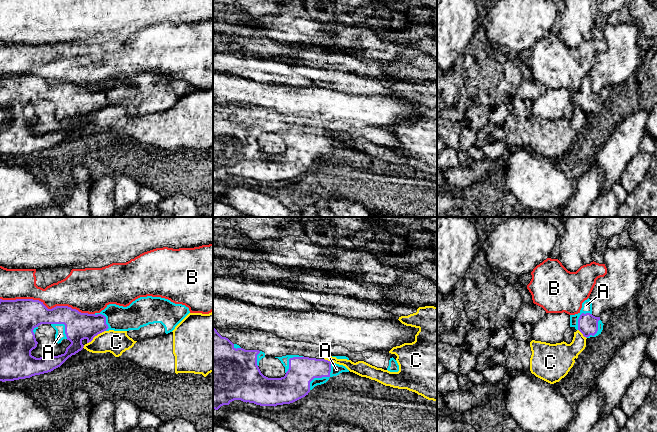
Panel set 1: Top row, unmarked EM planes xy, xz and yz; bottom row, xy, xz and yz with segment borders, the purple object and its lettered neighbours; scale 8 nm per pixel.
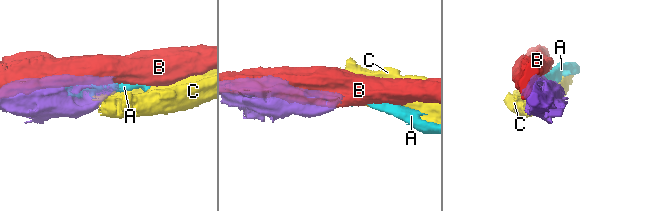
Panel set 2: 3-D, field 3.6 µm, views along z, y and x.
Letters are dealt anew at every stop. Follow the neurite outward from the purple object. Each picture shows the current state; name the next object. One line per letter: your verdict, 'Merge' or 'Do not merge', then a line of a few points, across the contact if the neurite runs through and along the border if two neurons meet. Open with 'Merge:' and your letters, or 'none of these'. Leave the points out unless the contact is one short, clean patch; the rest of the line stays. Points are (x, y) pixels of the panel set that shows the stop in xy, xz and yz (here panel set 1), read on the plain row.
Merge: A
A: Merge
B: Do not merge
C: Do not merge. Line: xy (105, 106), (98, 109), (87, 119)

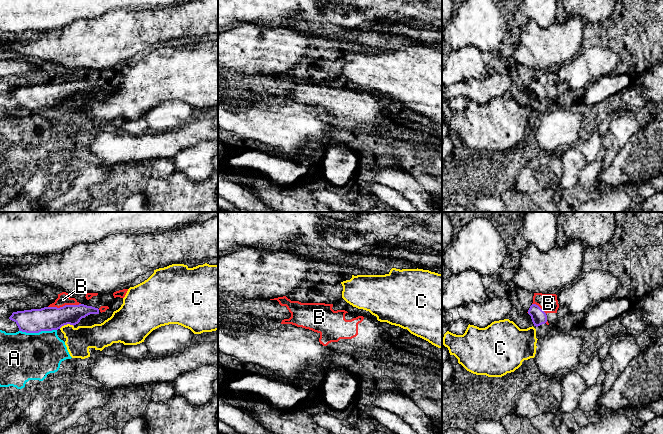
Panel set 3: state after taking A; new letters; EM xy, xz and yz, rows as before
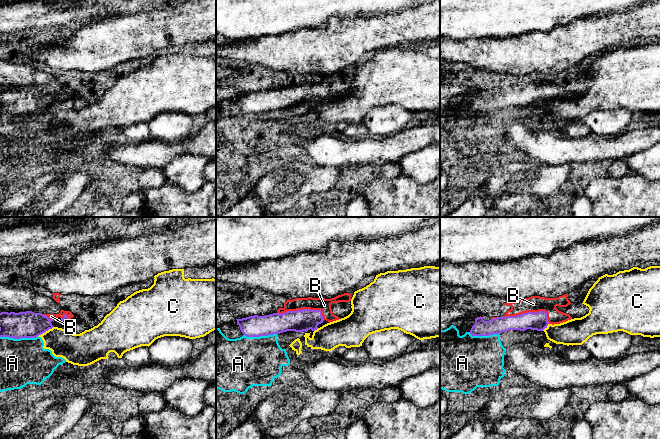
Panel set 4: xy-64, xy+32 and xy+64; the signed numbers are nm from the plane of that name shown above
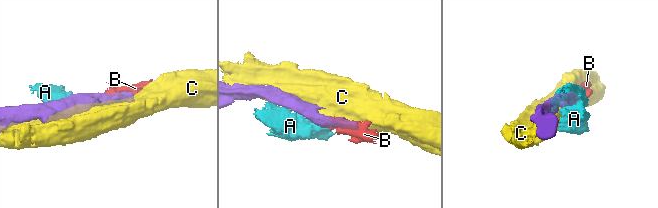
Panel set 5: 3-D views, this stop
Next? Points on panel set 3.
Merge: B
A: Do not merge
B: Merge
C: Do not merge

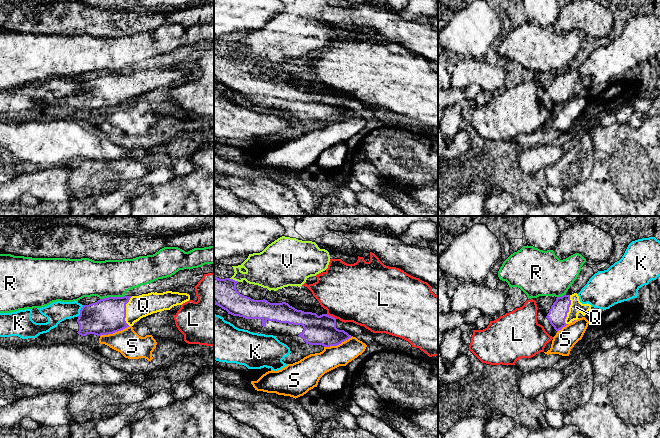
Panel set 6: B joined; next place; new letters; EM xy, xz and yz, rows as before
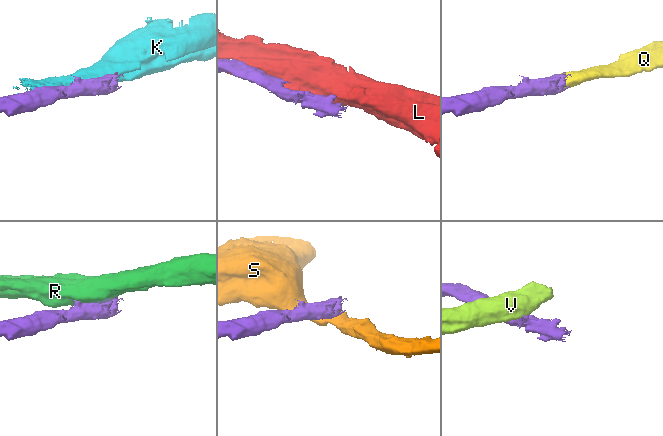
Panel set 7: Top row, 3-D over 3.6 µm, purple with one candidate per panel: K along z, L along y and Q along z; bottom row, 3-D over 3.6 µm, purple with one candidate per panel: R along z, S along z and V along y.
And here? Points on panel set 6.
Merge: Q
K: Do not merge. Line: xy (83, 81), (80, 89), (76, 92)
L: Do not merge
Q: Merge. Line: yz (557, 90), (568, 86), (576, 83)
R: Do not merge
S: Do not merge. Line: xy (129, 102), (100, 112)
V: Do not merge

